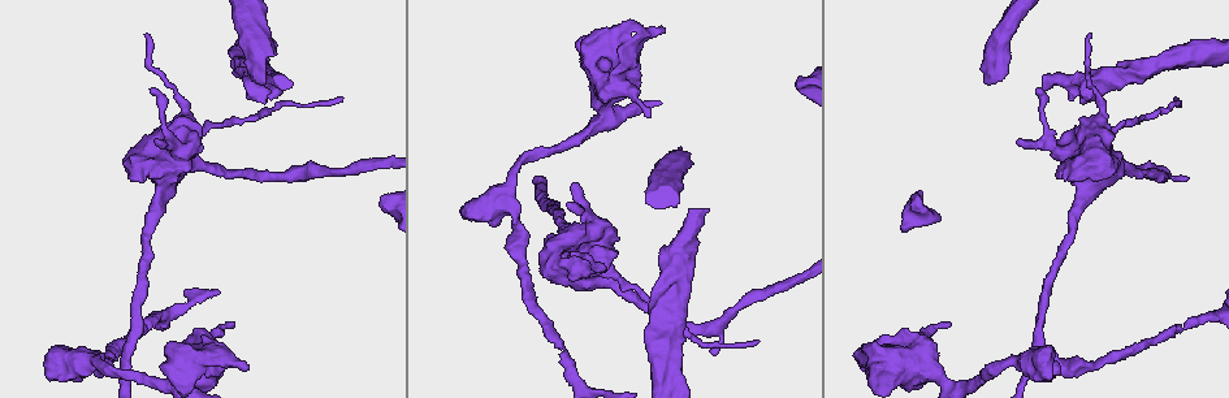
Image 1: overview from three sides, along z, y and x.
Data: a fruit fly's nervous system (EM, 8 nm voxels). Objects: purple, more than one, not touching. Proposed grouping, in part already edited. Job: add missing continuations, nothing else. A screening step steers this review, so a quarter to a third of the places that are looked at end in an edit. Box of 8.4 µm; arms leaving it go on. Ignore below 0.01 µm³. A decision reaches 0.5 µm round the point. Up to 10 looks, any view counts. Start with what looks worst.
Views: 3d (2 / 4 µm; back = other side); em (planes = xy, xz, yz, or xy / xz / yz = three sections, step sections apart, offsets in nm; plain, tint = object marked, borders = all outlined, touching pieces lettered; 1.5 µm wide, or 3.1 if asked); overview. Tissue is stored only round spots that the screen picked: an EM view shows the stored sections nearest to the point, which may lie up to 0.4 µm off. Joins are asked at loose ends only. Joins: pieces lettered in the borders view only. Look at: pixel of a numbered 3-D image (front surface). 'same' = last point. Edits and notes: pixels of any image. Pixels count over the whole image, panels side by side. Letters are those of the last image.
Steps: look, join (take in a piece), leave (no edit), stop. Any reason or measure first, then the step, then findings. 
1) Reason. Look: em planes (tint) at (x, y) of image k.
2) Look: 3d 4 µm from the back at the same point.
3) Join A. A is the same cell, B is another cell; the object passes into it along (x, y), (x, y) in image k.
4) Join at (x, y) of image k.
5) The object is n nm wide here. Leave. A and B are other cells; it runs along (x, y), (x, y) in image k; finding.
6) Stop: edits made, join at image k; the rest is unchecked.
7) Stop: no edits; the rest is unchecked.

Stops while still wide. Look: 3d 4 µm at (680, 146) of image 1.

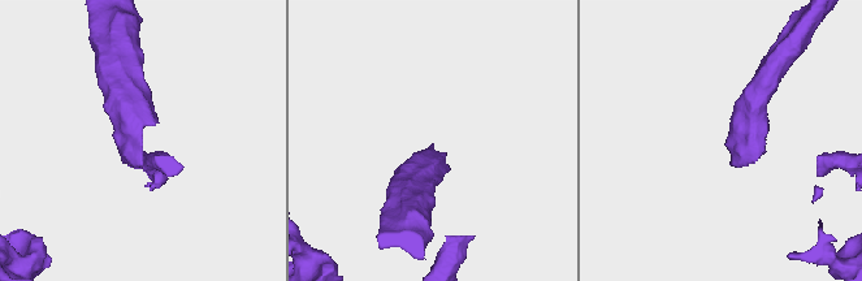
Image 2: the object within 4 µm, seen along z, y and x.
Now the EM. Look: em xy step 4 (borders) at (731, 164) of image 2.

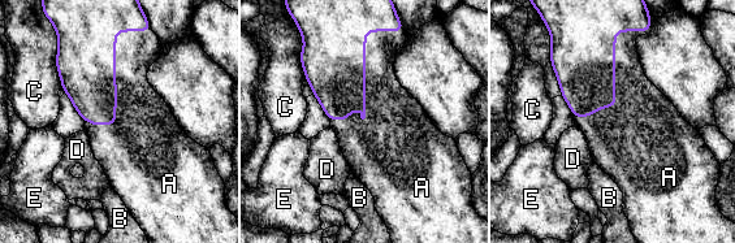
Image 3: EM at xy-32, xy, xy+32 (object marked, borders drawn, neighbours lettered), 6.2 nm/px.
Join A. A is the same cell, B, C, D and E are other cells; it goes on there.

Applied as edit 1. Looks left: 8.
Redraw. Look: overview.

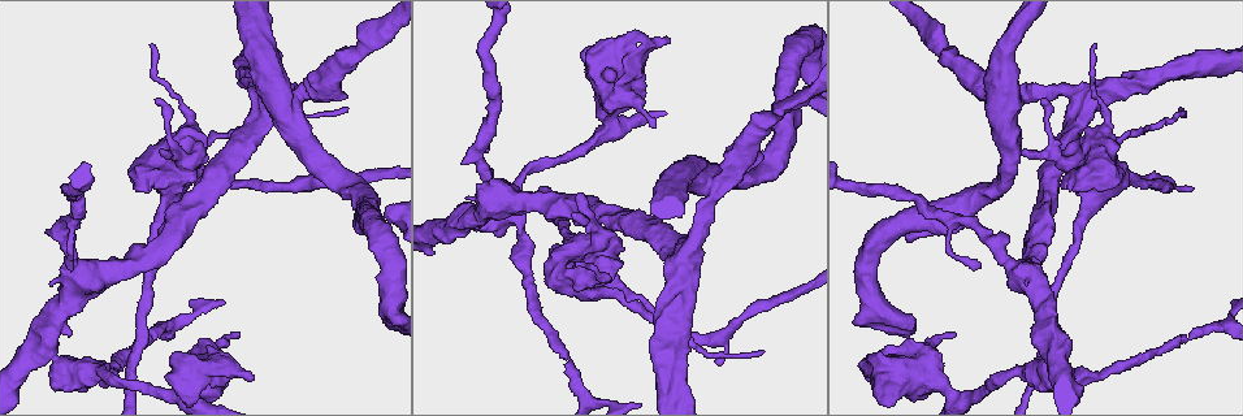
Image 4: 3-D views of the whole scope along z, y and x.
Free end. Look: em planes (plain) at (954, 332) of image 4.

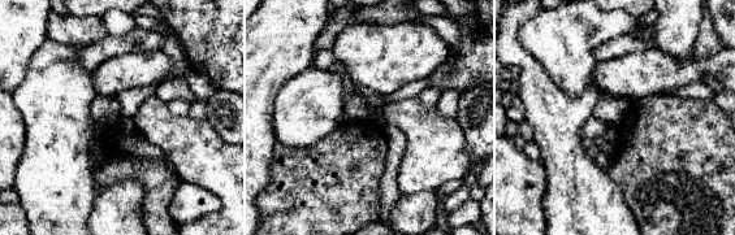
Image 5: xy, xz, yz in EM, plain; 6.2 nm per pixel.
What lies round it. Look: em planes (borders) at the same point.

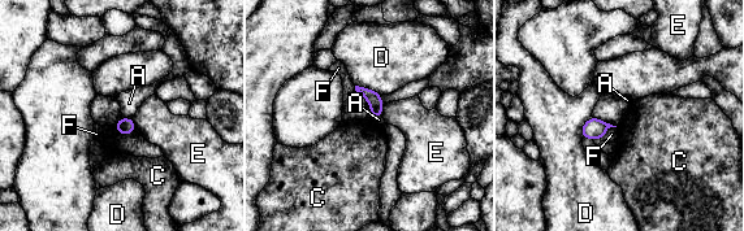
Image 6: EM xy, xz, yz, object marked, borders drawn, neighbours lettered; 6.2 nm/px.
Leave. A, C, D, E and F are other cells; none of them fits.

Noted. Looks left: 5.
Branch stops here. Look: em xz step 8 (borders) at (252, 376) of image 4.

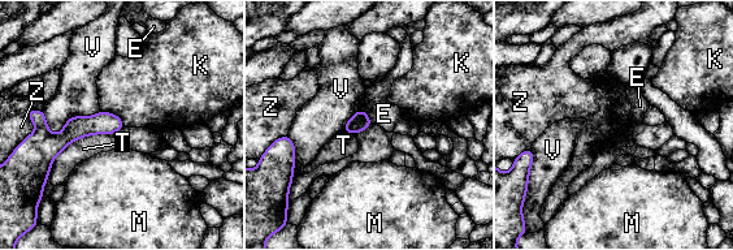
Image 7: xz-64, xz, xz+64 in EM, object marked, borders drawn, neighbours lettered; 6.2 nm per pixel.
Look: em planes (borders) at the same point.

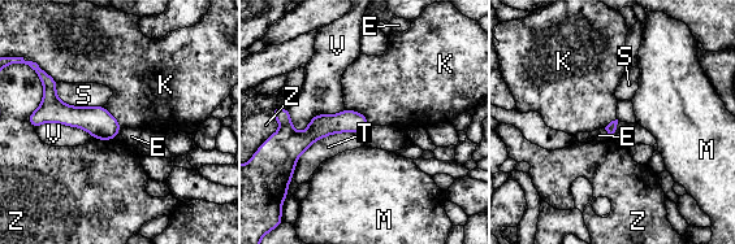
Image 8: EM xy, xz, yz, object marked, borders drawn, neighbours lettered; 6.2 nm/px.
Leave. E, K, M, S, T, V and Z are other cells; it runs along (37, 117), (85, 117), (116, 127) in image 8; none of them fits.

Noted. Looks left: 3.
An open end. Look: em planes (borders) at (139, 190) of image 4.

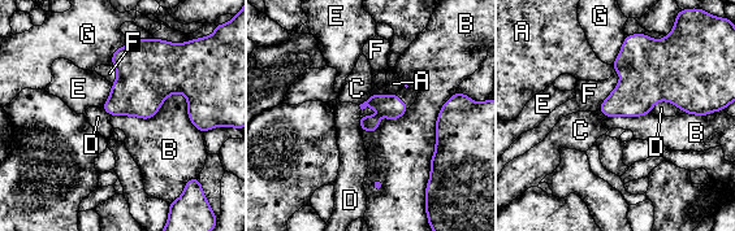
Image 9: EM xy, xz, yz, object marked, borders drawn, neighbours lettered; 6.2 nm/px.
Leave. A, B, C, D, E, F and G are other cells; a border runs along (111, 116), (181, 92), (203, 133) in image 9; none of them fits.

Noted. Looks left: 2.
Stop: edits made, join at image 3; the rest is unchecked.

